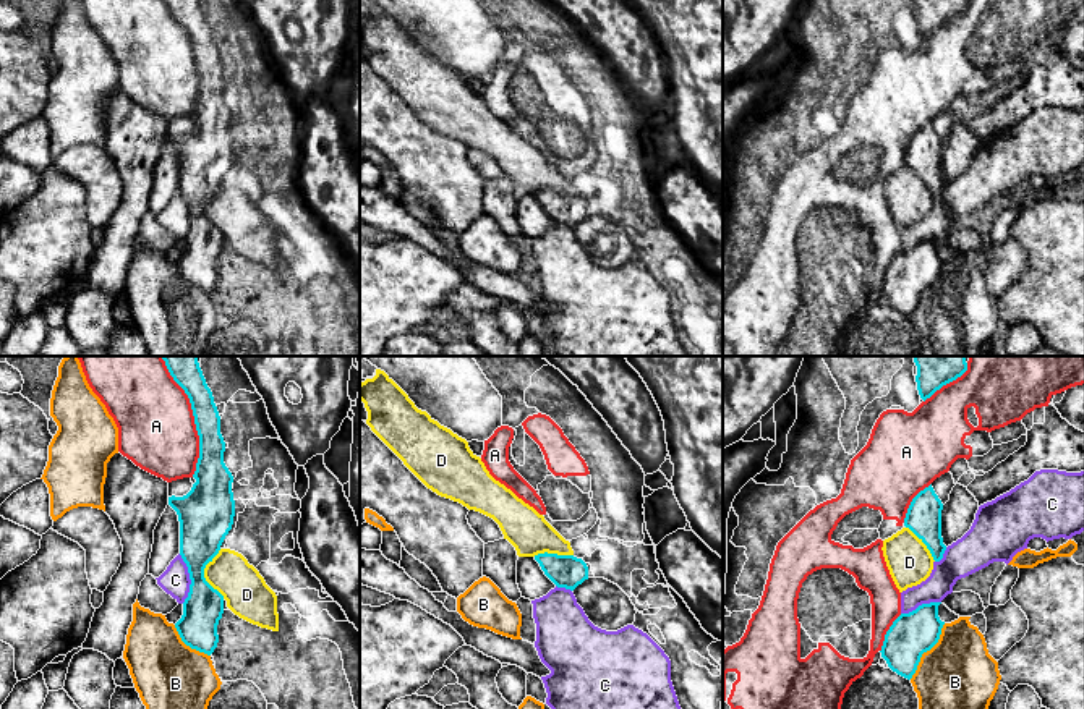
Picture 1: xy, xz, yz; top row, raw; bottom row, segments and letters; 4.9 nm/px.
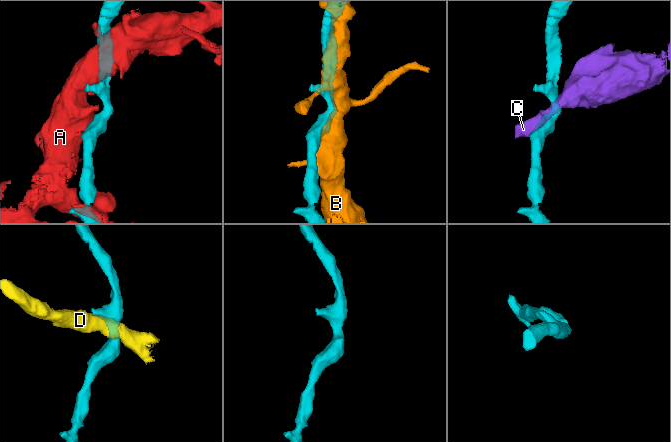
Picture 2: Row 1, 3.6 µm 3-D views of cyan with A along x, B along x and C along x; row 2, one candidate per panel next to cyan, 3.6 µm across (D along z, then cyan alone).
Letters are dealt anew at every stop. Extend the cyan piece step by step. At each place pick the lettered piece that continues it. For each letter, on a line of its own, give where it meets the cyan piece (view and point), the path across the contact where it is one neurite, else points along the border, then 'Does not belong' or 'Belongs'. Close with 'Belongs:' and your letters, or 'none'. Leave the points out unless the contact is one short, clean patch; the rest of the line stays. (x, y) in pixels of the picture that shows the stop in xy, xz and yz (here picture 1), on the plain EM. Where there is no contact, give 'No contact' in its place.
A: Touches cyan at xy (195, 57). Does not belong
B: Touches cyan at yz (926, 288). Does not belong
C: Touches cyan at xy (190, 216). Does not belong
D: Touches cyan at xy (203, 211). Does not belong
Belongs: none

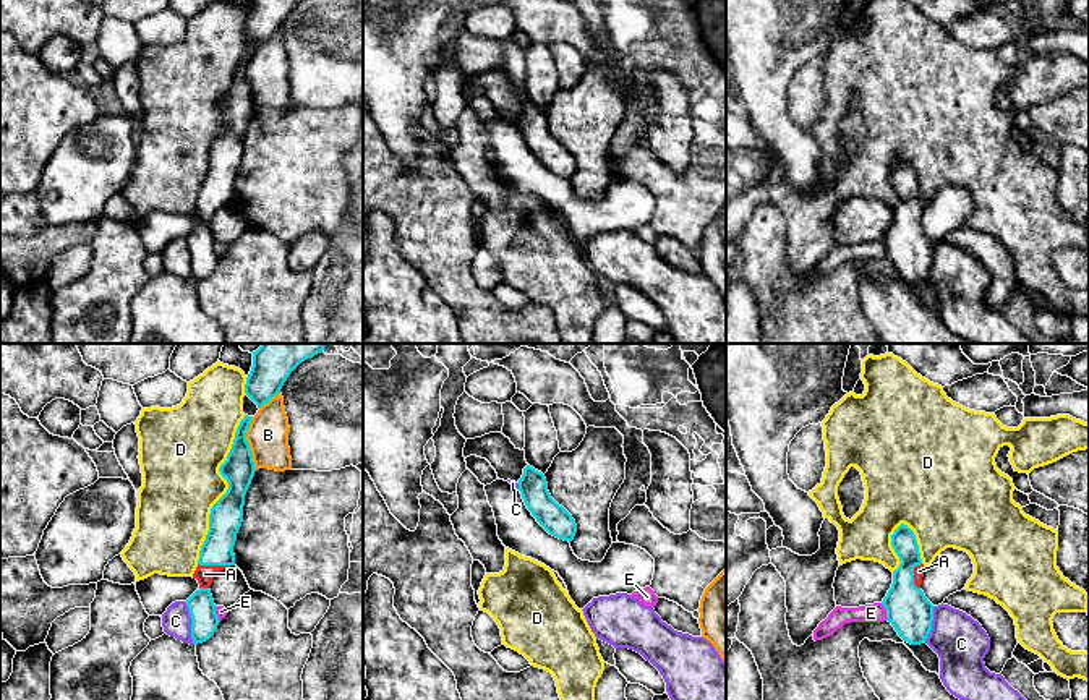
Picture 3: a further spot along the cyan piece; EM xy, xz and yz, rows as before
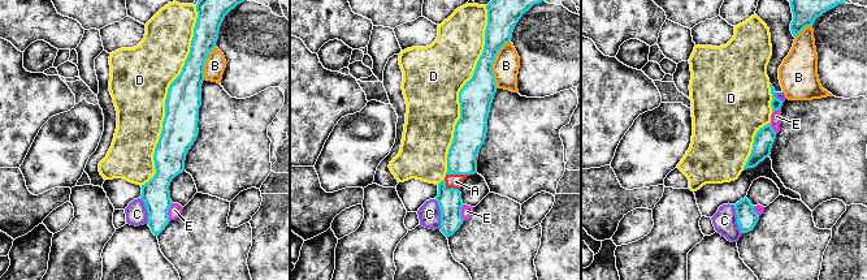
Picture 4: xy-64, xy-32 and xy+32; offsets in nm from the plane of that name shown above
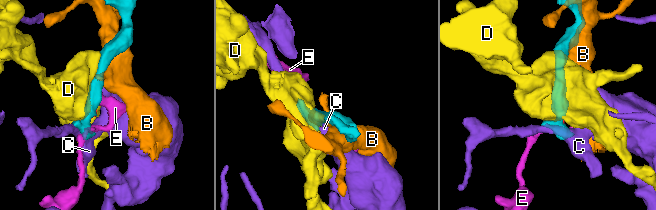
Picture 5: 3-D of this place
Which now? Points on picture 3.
A: Touches cyan at xy (214, 201). Path across: xy (226, 154), (214, 201), (204, 211). Belongs
B: Touches cyan at xy (247, 80). Does not belong
C: Touches cyan at xy (192, 260). Does not belong
D: Touches cyan at xy (227, 127). Does not belong
E: Touches cyan at yz (887, 248). Does not belong
Belongs: A

